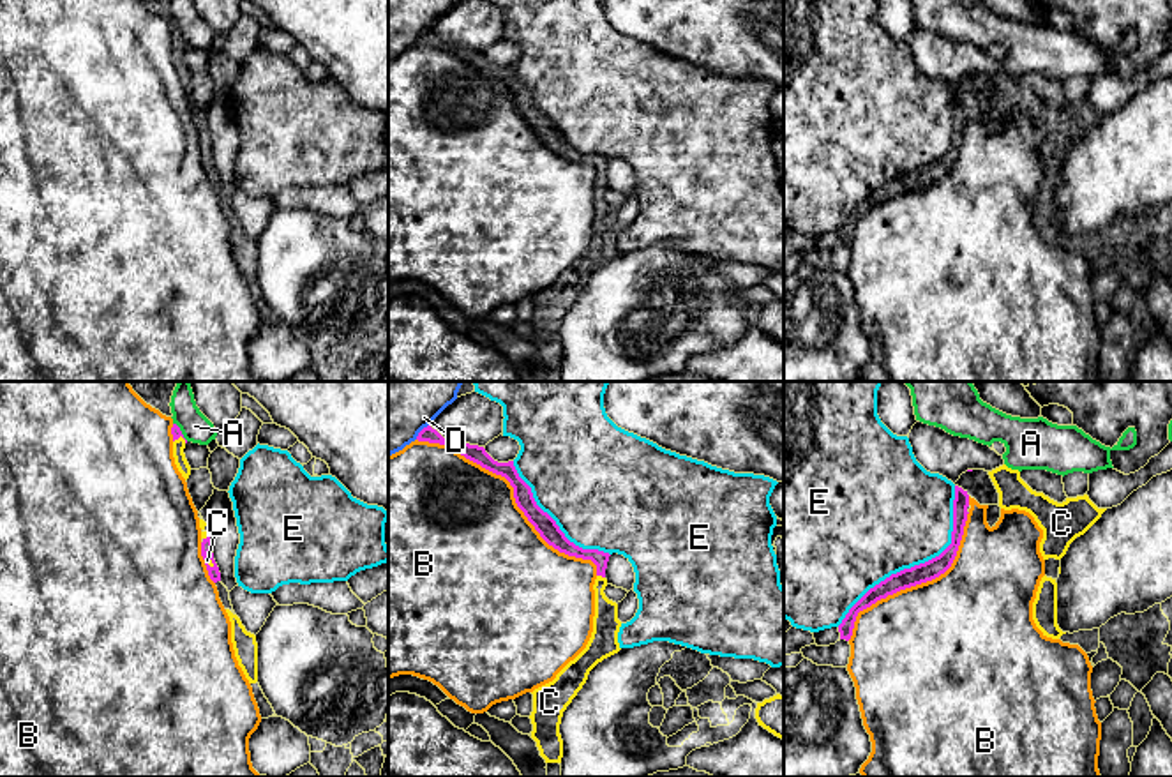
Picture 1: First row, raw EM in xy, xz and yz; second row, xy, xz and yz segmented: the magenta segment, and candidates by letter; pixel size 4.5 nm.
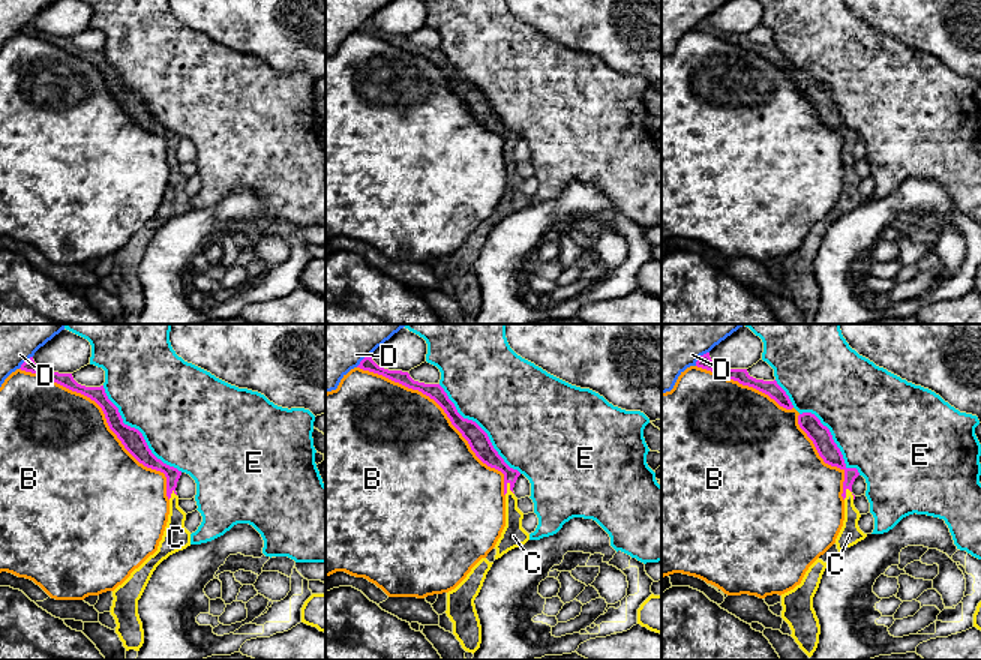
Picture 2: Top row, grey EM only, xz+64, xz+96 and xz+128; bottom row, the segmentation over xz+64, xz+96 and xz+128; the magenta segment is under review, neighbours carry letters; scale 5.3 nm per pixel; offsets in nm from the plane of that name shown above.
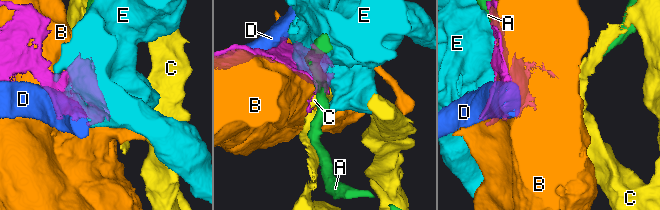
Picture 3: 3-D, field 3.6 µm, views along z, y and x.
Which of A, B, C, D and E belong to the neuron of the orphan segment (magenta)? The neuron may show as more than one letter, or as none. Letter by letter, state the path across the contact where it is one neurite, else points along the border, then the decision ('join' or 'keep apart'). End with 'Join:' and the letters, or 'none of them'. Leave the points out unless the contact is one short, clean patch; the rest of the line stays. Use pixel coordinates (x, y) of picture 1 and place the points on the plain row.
A: border xy (173, 27), (187, 45); keep apart
B: keep apart
C: join
D: keep apart
E: keep apart
Join: C

